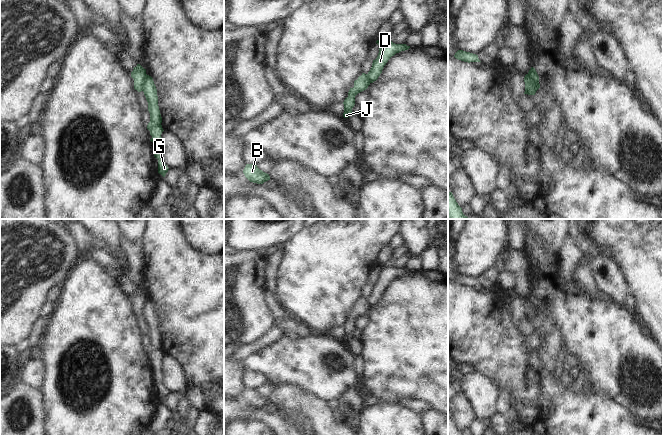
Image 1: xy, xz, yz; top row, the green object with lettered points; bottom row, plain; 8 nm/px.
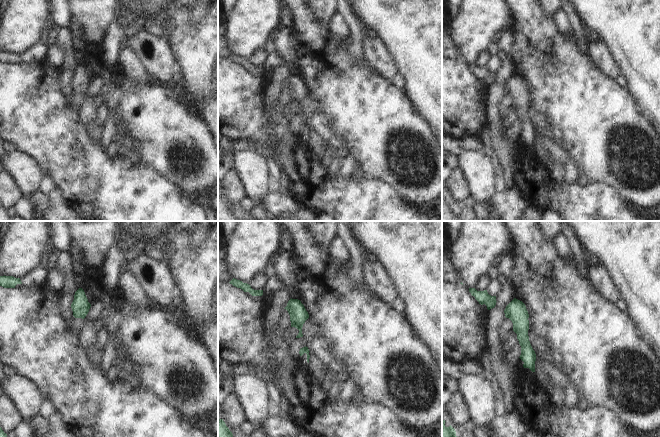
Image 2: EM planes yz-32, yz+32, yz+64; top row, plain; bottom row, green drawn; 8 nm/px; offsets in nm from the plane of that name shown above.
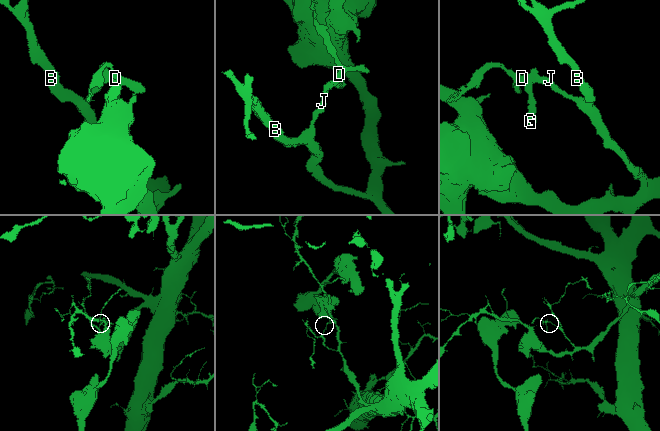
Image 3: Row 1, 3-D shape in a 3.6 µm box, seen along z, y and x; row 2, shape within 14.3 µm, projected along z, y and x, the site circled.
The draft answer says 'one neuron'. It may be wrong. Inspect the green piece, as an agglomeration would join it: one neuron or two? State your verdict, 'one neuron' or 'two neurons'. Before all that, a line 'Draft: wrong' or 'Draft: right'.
Draft: wrong
two neurons

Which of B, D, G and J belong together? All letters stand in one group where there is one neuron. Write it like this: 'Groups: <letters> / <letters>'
Groups: B J / D G.

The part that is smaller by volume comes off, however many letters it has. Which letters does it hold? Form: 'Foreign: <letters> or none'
Foreign: D, G

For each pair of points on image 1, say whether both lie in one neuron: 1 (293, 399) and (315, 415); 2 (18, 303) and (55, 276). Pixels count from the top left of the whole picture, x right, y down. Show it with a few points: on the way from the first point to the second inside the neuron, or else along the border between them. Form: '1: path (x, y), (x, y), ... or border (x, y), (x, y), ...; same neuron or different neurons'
1: path (298, 400), (310, 410); same neuron
2: path (27, 294), (46, 276); same neuron

